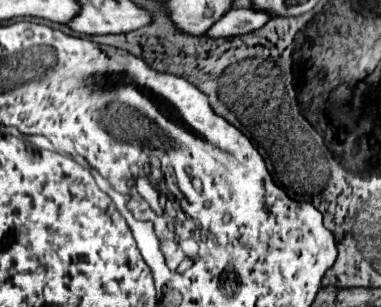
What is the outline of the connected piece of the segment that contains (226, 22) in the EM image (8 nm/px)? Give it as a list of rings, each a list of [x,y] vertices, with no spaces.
[[[232,8],[228,10],[206,36],[210,38],[228,38],[228,36],[240,36],[248,34],[256,28],[262,28],[268,22],[268,12],[254,10],[254,8]]]

